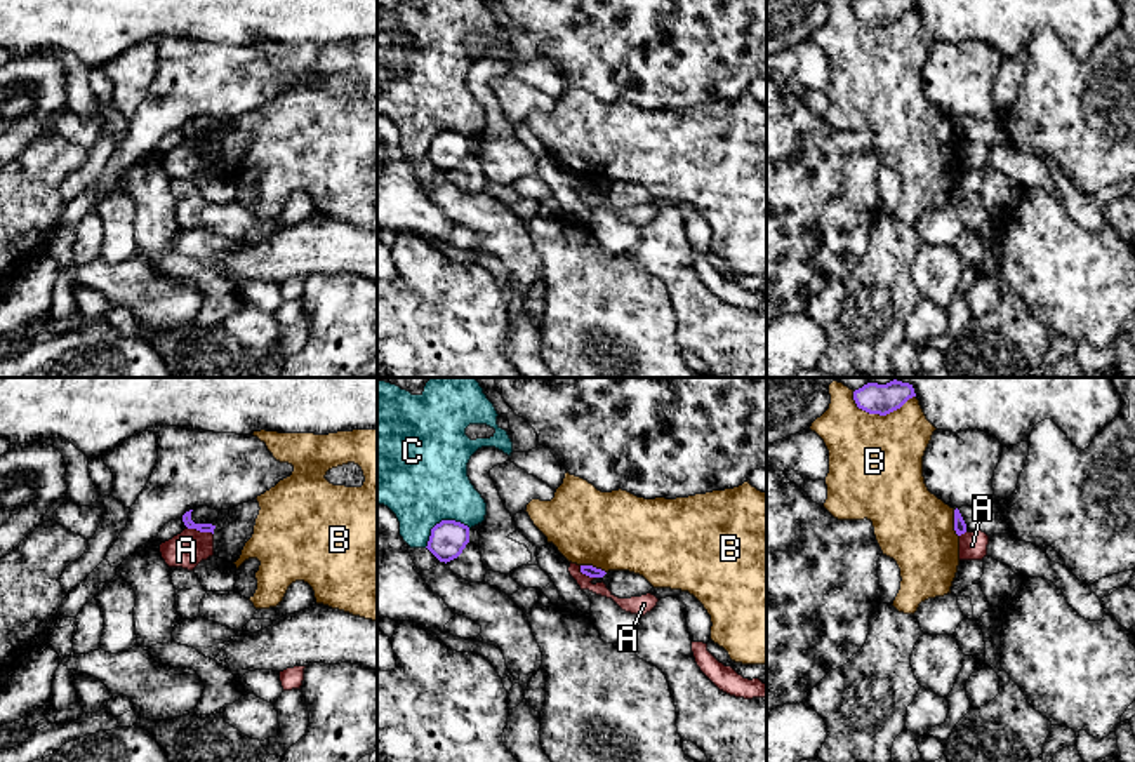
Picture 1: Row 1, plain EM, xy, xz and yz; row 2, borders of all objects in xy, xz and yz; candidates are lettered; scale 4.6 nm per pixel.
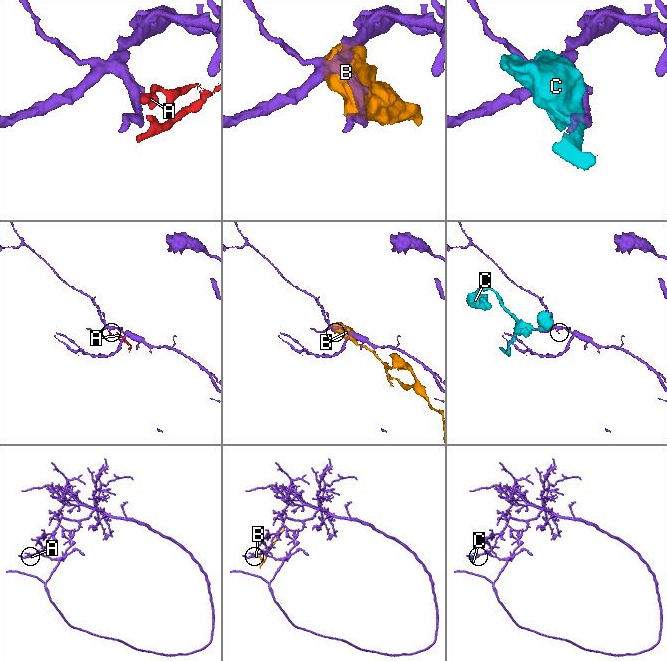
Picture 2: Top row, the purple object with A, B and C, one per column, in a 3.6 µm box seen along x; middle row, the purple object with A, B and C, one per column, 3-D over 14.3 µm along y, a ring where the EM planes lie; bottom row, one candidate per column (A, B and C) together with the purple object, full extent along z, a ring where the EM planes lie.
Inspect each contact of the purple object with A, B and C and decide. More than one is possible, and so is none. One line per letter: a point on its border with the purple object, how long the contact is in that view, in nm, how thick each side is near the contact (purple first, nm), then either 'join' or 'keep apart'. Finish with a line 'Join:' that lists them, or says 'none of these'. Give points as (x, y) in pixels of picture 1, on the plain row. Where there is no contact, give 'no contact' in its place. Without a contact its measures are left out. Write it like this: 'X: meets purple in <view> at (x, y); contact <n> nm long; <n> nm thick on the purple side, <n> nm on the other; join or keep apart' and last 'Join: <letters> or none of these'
A: meets purple in xy at (200, 141); contact 130 nm long; 50 nm thick on the purple side, 170 nm on the other; keep apart
B: meets purple in yz at (880, 25); contact 300 nm long; 120 nm thick on the purple side, 440 nm on the other; keep apart
C: meets purple in xz at (442, 131); contact 240 nm long; 170 nm thick on the purple side, 440 nm on the other; keep apart
Join: none of these

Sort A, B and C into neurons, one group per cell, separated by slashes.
A / B / C

